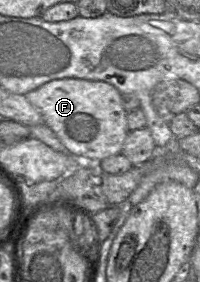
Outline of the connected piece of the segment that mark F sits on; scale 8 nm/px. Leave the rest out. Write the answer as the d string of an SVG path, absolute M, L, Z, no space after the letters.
M64 78L47 82L25 94L25 97L43 115L45 124L56 133L69 152L78 158L101 162L122 152L124 141L130 132L128 112L122 106L122 94L113 85L103 81Z

